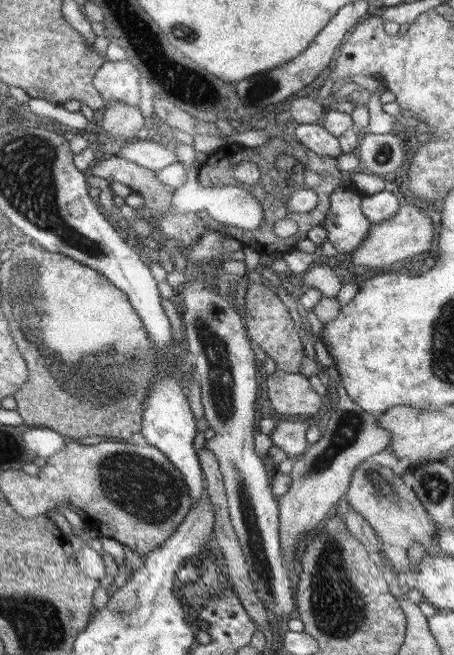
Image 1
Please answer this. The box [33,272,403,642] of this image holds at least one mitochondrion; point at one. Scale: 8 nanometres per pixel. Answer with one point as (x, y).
(143, 489)

